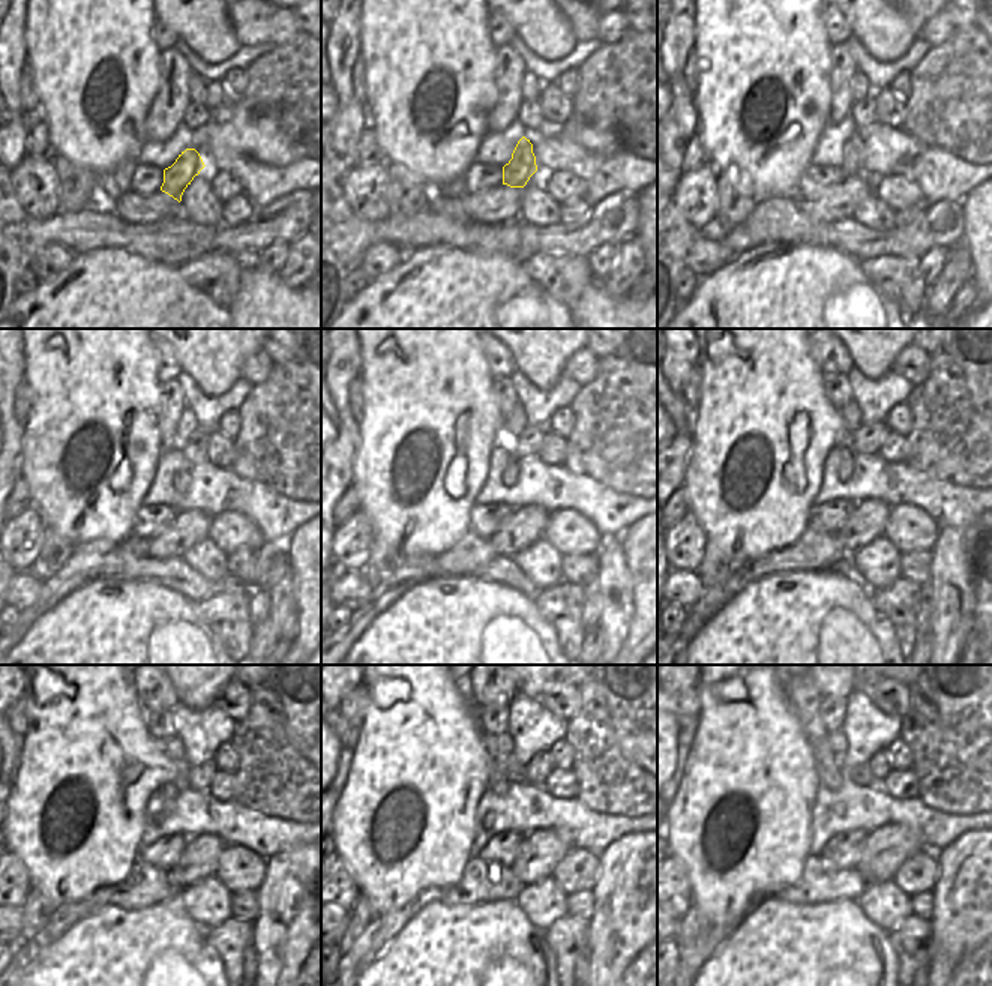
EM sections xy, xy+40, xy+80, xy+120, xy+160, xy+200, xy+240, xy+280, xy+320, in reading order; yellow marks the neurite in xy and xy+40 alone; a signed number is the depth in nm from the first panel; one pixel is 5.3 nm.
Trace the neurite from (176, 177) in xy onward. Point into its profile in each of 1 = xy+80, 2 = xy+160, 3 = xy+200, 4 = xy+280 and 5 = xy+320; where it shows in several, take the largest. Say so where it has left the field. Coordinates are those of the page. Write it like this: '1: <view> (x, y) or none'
1: xy+80 (854, 149)
2: xy+160 (511, 473)
3: xy+200 (847, 465)
4: xy+280 (499, 781)
5: xy+320 (805, 700)

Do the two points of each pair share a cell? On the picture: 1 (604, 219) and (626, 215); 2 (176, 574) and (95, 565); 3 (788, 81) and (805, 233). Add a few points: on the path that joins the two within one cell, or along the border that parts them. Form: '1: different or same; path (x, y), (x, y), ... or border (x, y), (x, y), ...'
1: same; path (610, 219), (620, 215)
2: same; path (156, 571), (114, 565)
3: different; border (796, 194), (766, 198), (761, 203)

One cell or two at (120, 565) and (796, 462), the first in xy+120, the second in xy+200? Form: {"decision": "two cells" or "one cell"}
{"decision": "two cells"}

